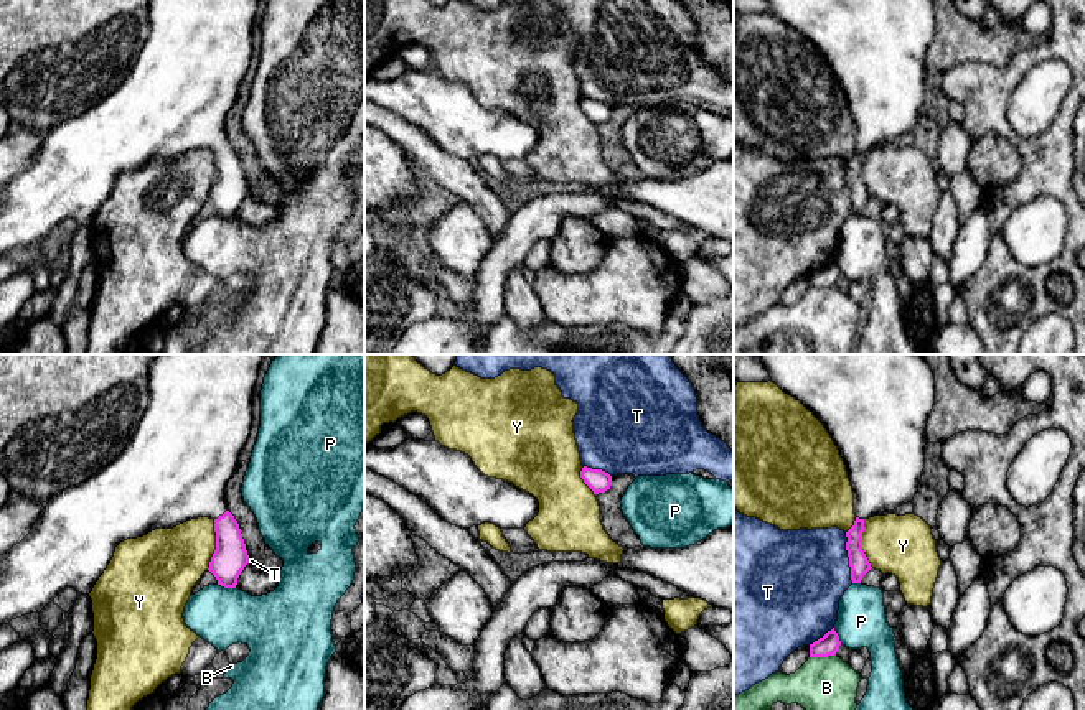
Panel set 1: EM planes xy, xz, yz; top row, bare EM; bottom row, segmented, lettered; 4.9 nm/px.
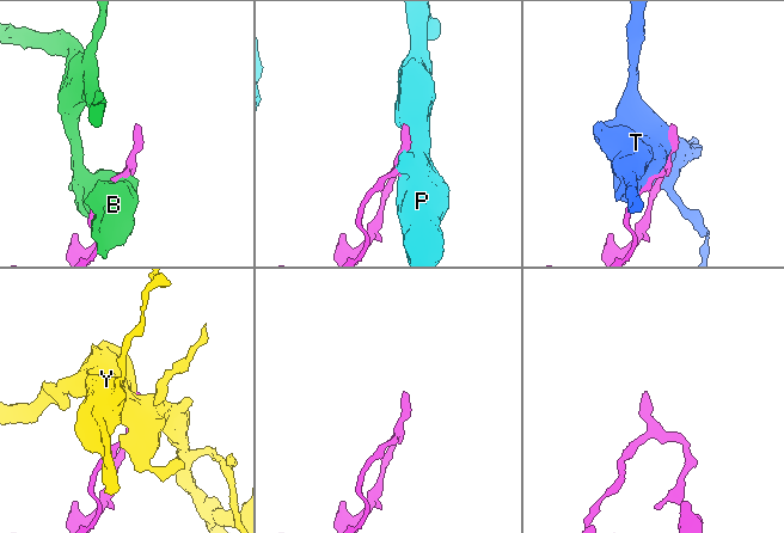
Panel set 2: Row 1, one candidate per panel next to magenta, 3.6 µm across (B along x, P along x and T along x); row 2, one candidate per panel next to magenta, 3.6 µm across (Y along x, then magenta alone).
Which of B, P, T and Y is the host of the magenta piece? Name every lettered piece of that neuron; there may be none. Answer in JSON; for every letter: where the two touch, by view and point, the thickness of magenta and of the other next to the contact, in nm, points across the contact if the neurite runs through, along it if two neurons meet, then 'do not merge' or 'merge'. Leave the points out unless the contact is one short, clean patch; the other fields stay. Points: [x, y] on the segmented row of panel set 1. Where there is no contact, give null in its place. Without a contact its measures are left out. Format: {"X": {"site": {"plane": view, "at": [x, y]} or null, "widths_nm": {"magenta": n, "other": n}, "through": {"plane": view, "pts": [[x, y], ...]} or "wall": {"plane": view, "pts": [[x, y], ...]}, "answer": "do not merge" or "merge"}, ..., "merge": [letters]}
{"B": {"site": {"plane": "yz", "at": [821, 656]}, "widths_nm": {"magenta": 100, "other": 260}, "answer": "do not merge"}, "P": {"site": {"plane": "xy", "at": [226, 587]}, "widths_nm": {"magenta": 160, "other": 280}, "answer": "do not merge"}, "T": {"site": {"plane": "yz", "at": [848, 555]}, "widths_nm": {"magenta": 100, "other": 440}, "answer": "do not merge"}, "Y": {"site": {"plane": "xy", "at": [216, 544]}, "widths_nm": {"magenta": 160, "other": 340}, "wall": {"plane": "xy", "pts": [[215, 519], [215, 552], [206, 569]]}, "answer": "do not merge"}, "merge": []}

